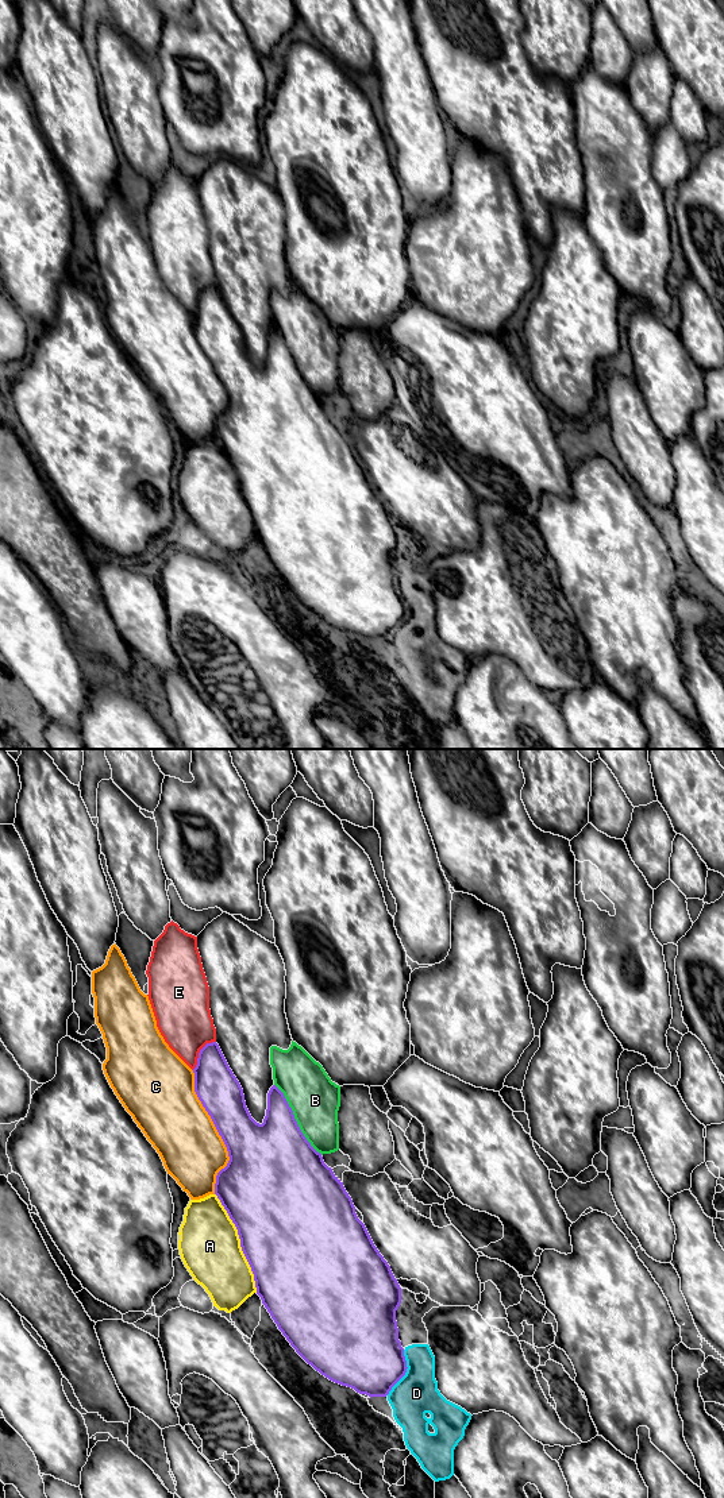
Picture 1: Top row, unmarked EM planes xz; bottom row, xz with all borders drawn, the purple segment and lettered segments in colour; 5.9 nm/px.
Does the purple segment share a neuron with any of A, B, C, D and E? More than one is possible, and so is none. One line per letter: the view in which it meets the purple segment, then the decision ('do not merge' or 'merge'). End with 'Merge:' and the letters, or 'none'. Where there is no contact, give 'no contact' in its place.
A: xz | do not merge
B: xz | do not merge
C: xz | do not merge
D: xz | do not merge
E: xz | do not merge
Merge: none

